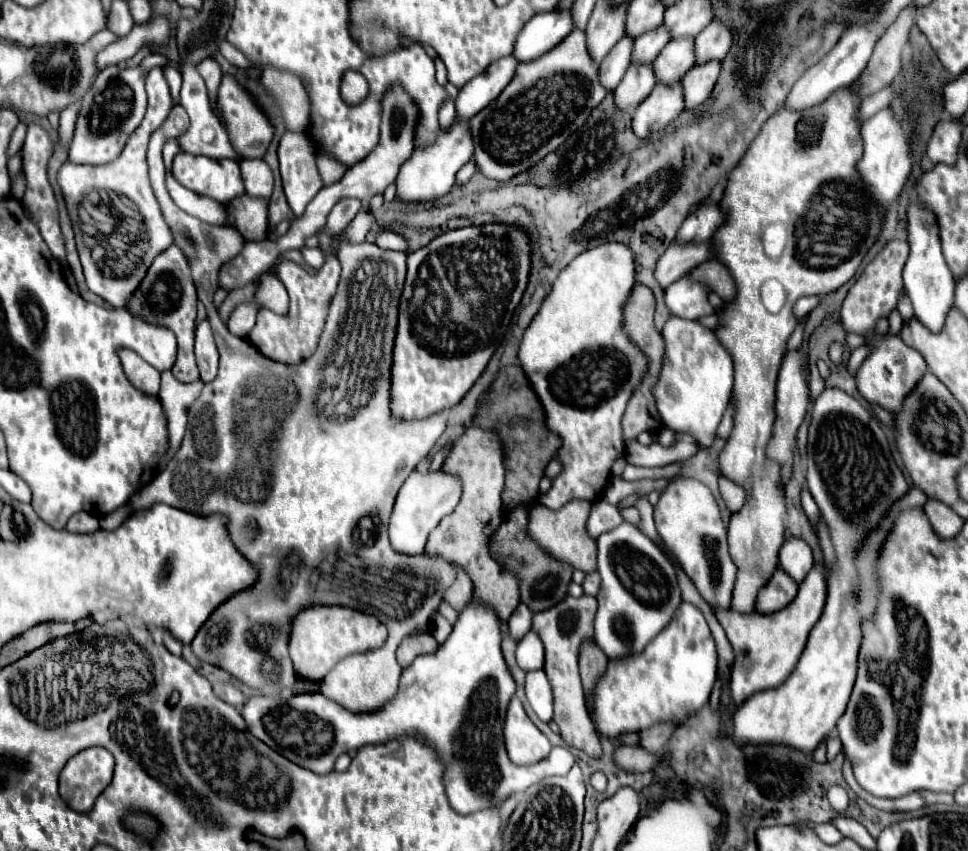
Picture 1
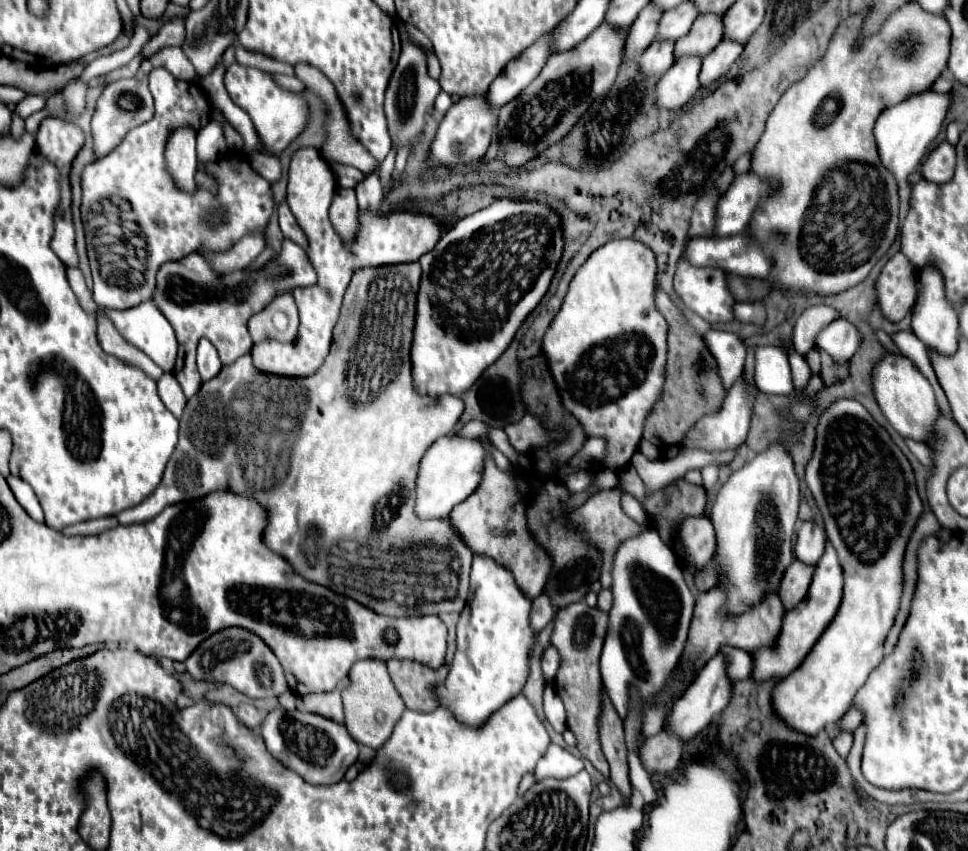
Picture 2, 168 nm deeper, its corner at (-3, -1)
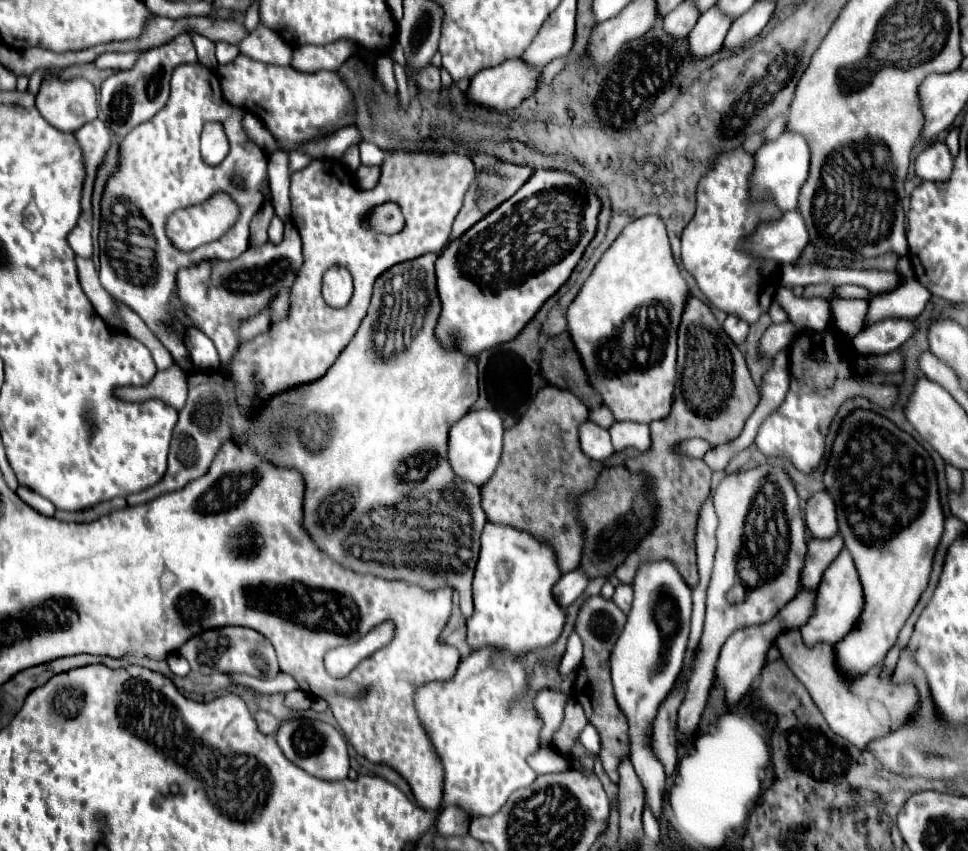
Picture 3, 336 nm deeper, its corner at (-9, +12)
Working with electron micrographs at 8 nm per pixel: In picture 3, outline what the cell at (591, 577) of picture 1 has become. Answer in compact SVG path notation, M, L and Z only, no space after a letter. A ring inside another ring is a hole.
M617 584L615 594L613 594L611 600L627 614L629 608L631 608L631 600L633 600L633 588L629 584Z

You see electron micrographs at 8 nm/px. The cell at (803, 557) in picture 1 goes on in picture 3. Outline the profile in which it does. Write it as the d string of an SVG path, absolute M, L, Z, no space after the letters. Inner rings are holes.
M817 492L807 500L805 522L815 538L831 538L837 534L835 502L827 492Z

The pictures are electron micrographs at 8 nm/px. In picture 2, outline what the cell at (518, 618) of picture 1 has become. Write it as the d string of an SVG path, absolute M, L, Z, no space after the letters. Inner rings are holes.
M539 595L533 599L533 611L531 611L531 625L533 629L541 631L553 617L555 617L555 605L551 603L549 595Z

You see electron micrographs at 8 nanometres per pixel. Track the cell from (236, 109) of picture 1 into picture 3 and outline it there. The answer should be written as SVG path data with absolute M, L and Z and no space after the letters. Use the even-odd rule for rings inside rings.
M239 54L231 64L217 68L223 94L227 102L239 106L255 116L259 116L271 134L277 138L279 148L285 152L297 150L305 140L335 132L343 126L353 124L355 108L349 88L341 82L335 72L299 72L291 66L273 66L251 60L249 56Z

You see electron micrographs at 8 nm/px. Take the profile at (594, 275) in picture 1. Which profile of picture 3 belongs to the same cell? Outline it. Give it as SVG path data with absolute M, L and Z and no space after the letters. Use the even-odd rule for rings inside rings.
M643 216L625 226L617 240L603 252L587 282L567 308L567 330L583 360L589 384L601 392L603 404L615 414L617 420L635 420L649 424L661 420L671 410L671 396L675 388L675 362L677 362L677 326L681 320L683 304L689 290L673 260L665 224L659 216Z

